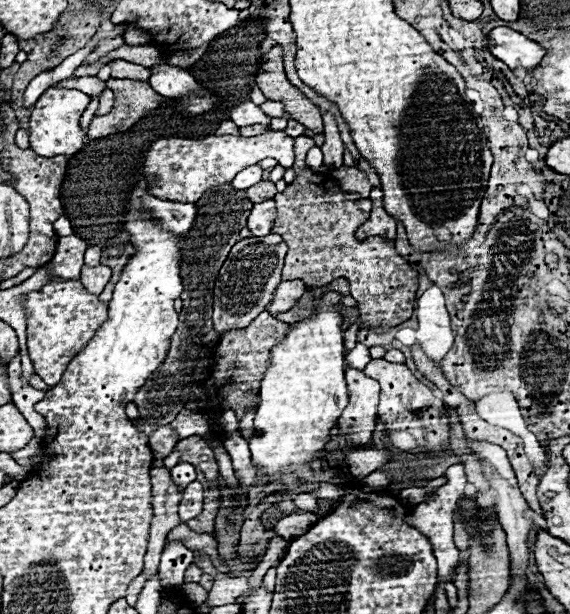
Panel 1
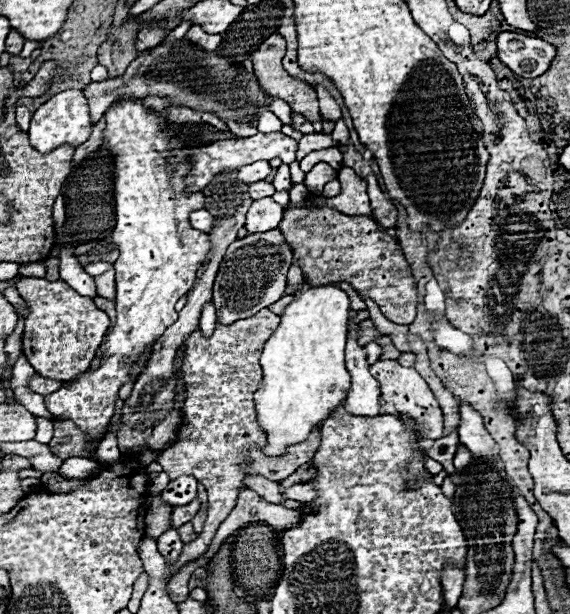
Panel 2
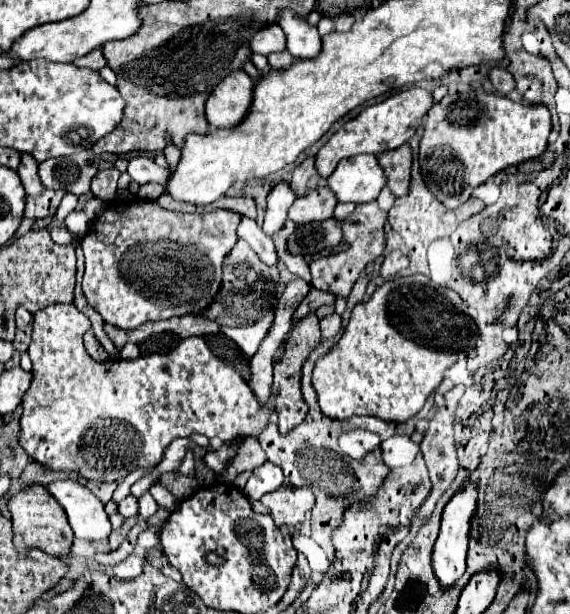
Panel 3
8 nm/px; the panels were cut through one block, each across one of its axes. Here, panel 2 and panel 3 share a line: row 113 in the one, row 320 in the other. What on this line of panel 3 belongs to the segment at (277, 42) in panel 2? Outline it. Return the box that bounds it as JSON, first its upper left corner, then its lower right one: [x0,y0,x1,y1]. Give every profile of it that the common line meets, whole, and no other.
[274,314,320,434]

